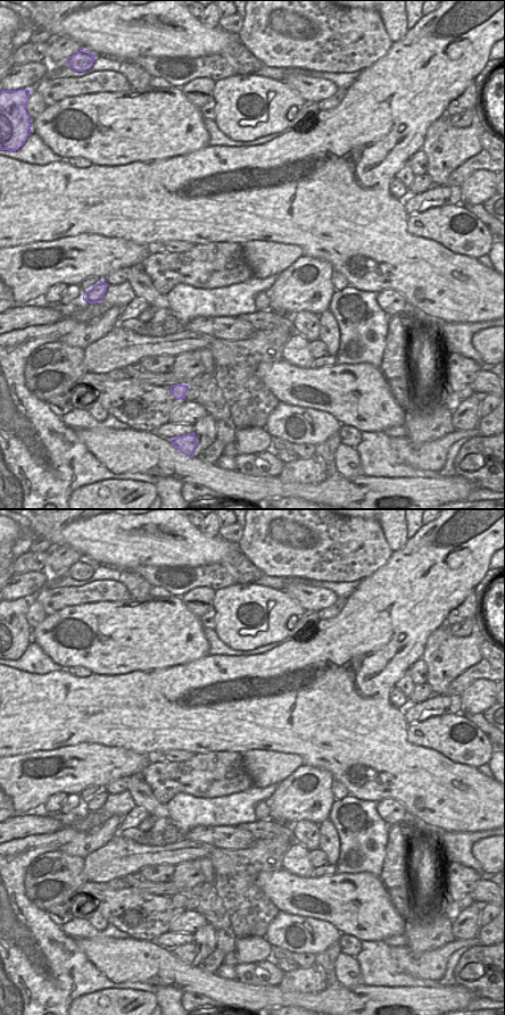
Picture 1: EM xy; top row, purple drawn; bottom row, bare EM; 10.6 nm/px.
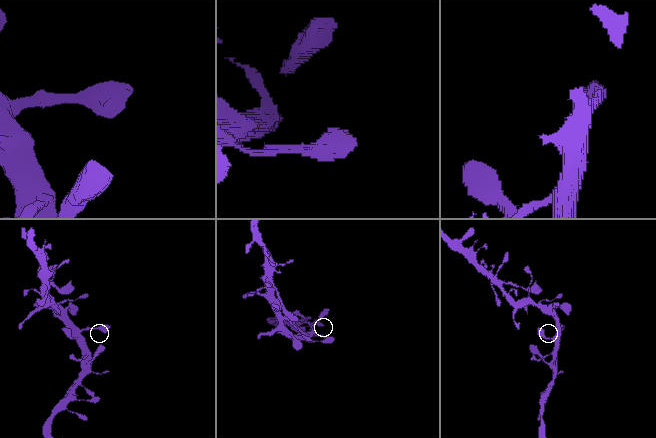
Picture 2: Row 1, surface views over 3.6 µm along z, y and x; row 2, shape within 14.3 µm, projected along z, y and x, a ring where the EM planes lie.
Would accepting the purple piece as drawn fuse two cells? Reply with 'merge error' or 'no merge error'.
no merge error

